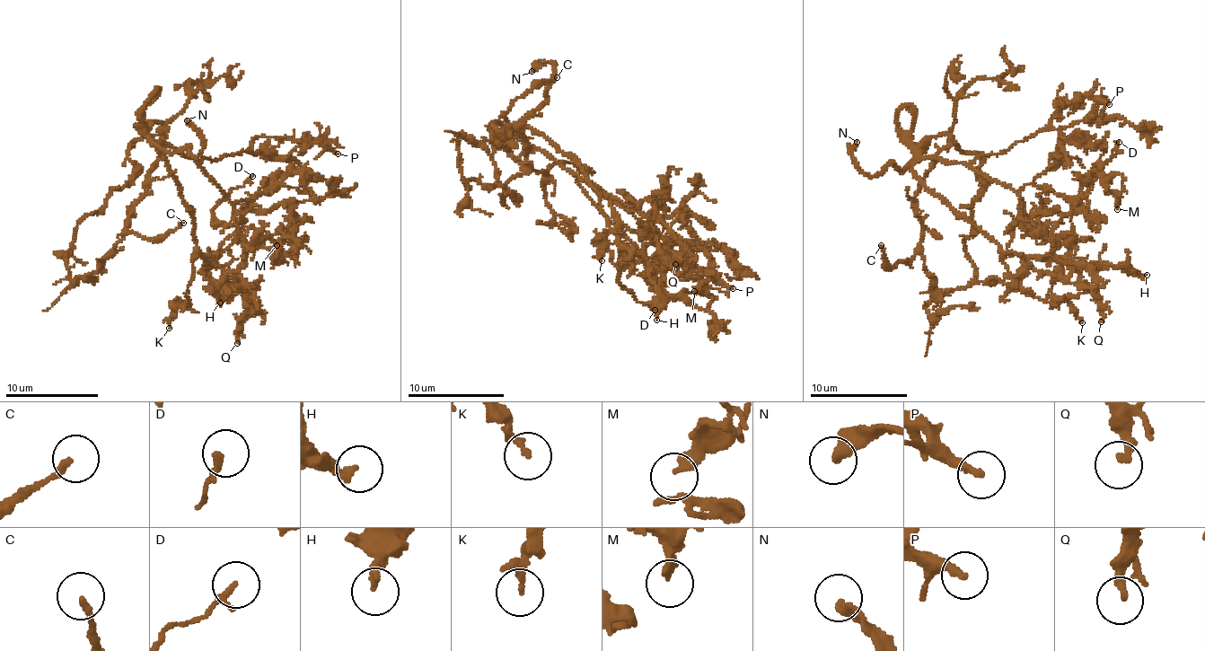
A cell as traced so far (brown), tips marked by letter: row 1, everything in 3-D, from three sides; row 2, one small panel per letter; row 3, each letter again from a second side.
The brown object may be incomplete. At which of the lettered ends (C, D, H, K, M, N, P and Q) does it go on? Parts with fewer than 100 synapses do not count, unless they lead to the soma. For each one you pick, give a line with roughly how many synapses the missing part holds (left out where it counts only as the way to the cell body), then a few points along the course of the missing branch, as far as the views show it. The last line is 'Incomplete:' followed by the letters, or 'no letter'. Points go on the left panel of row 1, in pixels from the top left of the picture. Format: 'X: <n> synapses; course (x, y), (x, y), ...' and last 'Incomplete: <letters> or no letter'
N: course (187, 120), (162, 109), (88, 105), (54, 109)
Incomplete: N

